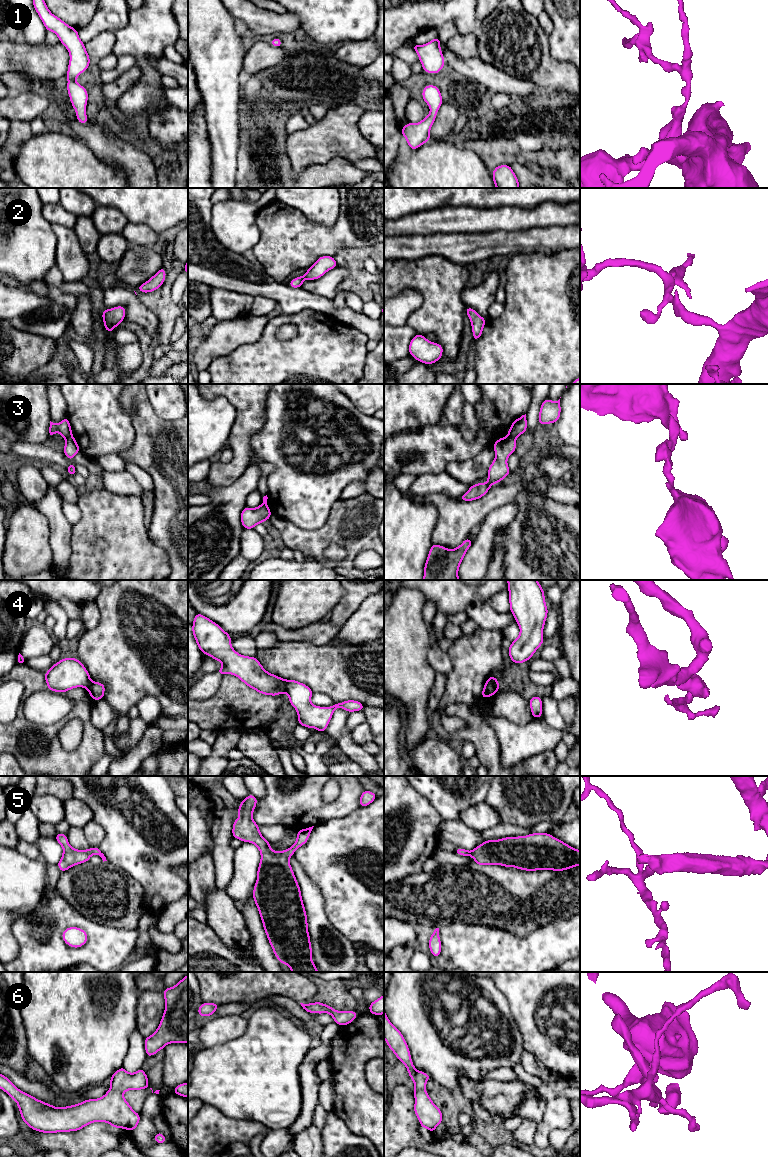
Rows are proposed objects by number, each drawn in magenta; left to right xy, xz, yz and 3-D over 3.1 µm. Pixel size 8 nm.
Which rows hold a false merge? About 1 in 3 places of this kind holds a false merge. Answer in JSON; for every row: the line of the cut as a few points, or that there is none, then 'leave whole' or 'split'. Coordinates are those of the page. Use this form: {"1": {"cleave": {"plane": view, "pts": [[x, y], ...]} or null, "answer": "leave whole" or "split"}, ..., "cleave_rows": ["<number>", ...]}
{"1": {"cleave": null, "answer": "leave whole"}, "2": {"cleave": null, "answer": "leave whole"}, "3": {"cleave": {"plane": "yz", "pts": [[508, 435], [515, 438]]}, "answer": "split"}, "4": {"cleave": {"plane": "xz", "pts": [[286, 680], [284, 691]]}, "answer": "split"}, "5": {"cleave": null, "answer": "leave whole"}, "6": {"cleave": null, "answer": "leave whole"}, "cleave_rows": ["3", "4"]}

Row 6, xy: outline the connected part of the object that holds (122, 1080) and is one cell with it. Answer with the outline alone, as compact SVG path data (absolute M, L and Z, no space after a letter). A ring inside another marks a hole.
M124 1067L119 1068L110 1078L111 1088L98 1099L88 1099L66 1107L54 1107L18 1089L6 1076L0 1073L0 1089L6 1092L13 1101L17 1102L22 1120L32 1129L42 1133L58 1133L78 1131L94 1122L106 1122L114 1128L133 1131L140 1122L140 1114L136 1113L123 1093L128 1090L142 1090L150 1088L146 1072L142 1068L135 1073L129 1073ZM150 1088L152 1090L152 1088ZM152 1090L153 1093L153 1090Z

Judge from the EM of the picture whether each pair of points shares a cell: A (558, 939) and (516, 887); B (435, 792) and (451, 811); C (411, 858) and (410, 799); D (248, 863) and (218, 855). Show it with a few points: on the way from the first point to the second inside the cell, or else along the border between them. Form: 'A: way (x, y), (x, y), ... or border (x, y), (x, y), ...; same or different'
A: border (568, 918), (553, 920), (538, 926), (525, 936); different
B: way (440, 797), (449, 806); same
C: way (411, 843), (412, 823), (410, 821), (410, 814); same
D: border (235, 850), (232, 879), (229, 882); different

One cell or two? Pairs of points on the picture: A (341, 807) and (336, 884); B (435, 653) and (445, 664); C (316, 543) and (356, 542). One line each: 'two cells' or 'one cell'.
A: two cells
B: one cell
C: one cell

